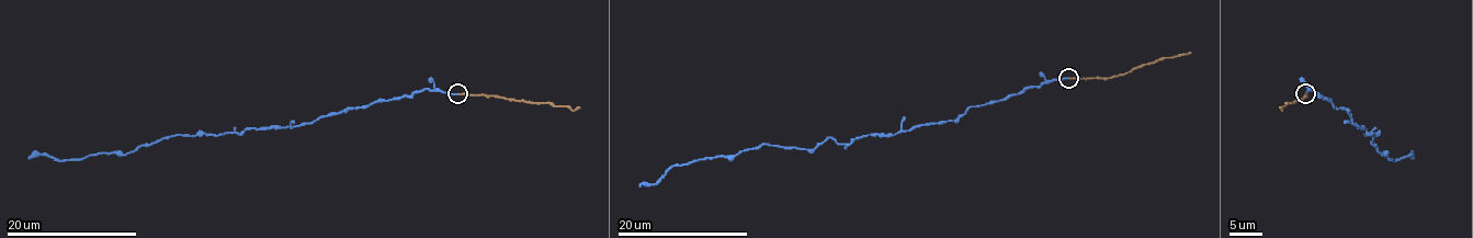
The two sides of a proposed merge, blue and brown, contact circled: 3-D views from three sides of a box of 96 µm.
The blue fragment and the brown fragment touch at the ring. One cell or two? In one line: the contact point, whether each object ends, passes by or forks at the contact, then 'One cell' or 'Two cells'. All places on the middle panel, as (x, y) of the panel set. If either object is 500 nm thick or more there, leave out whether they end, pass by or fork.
Place: (1068, 78). At the ring blue ends. At the ring brown ends. Two cells

